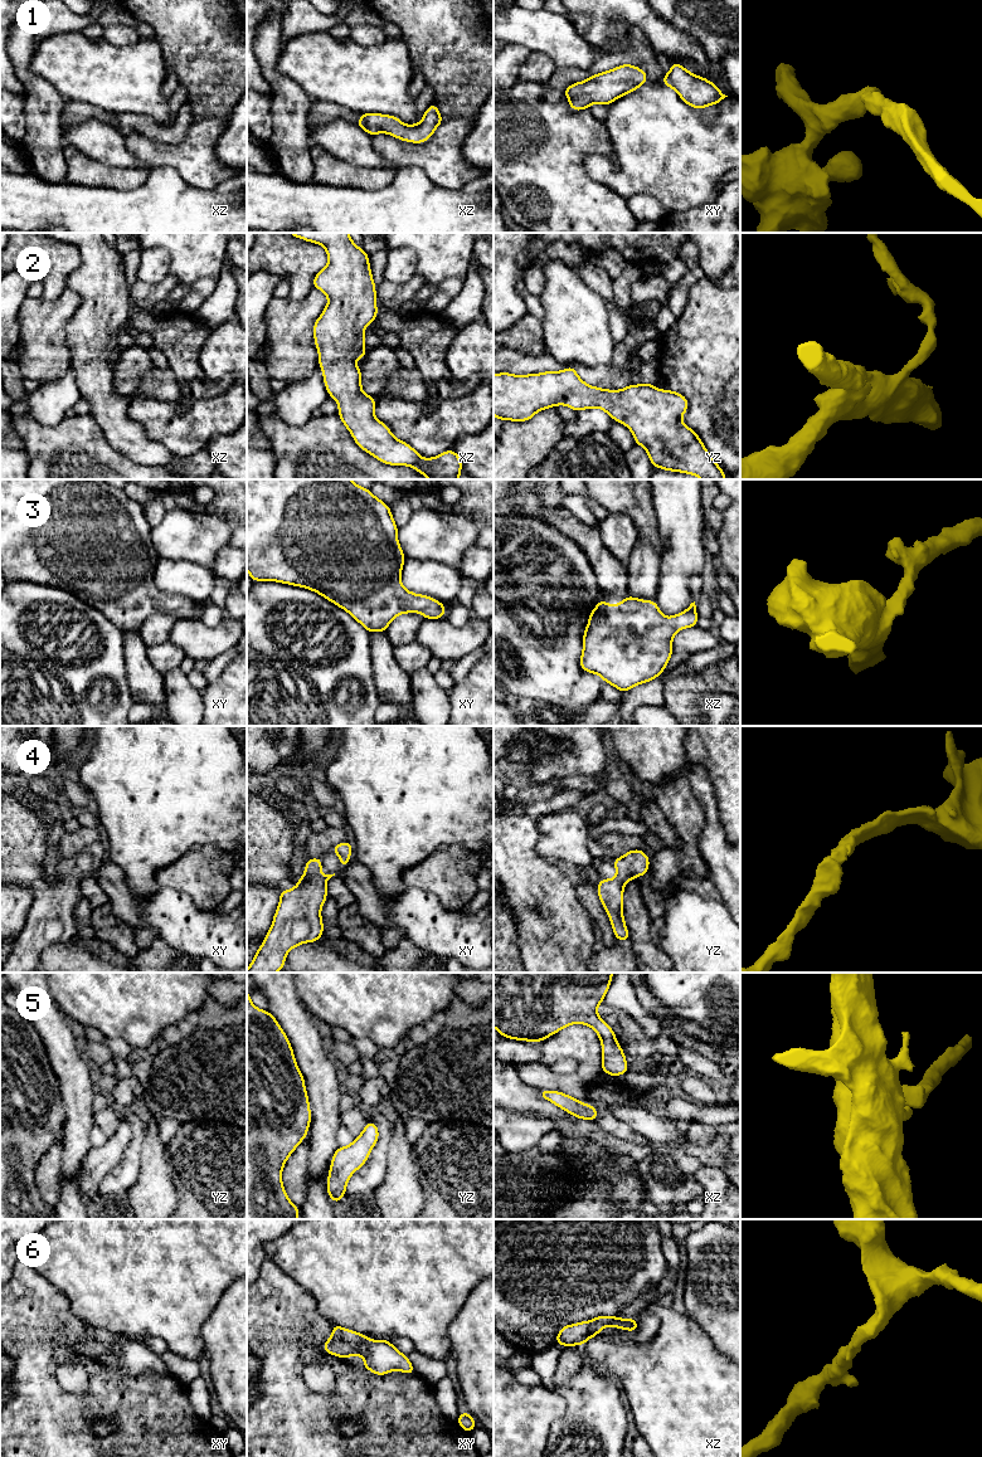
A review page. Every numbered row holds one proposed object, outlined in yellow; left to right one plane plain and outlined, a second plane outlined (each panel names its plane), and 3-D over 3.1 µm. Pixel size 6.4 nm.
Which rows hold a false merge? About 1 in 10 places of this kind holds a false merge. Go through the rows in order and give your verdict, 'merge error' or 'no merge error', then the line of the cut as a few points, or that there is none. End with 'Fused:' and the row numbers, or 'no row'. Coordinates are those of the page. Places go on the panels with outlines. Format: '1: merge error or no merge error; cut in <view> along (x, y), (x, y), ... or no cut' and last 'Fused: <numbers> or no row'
1: no merge error; no cut
2: no merge error; no cut
3: no merge error; no cut
4: no merge error; no cut
5: no merge error; no cut
6: no merge error; no cut
Fused: no row

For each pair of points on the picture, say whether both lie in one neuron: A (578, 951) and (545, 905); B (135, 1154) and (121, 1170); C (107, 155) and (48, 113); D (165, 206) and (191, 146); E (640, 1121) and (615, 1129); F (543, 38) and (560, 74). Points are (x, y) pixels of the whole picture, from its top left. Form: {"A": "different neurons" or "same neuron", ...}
{"A": "same neuron", "B": "same neuron", "C": "different neurons", "D": "different neurons", "E": "different neurons", "F": "different neurons"}

